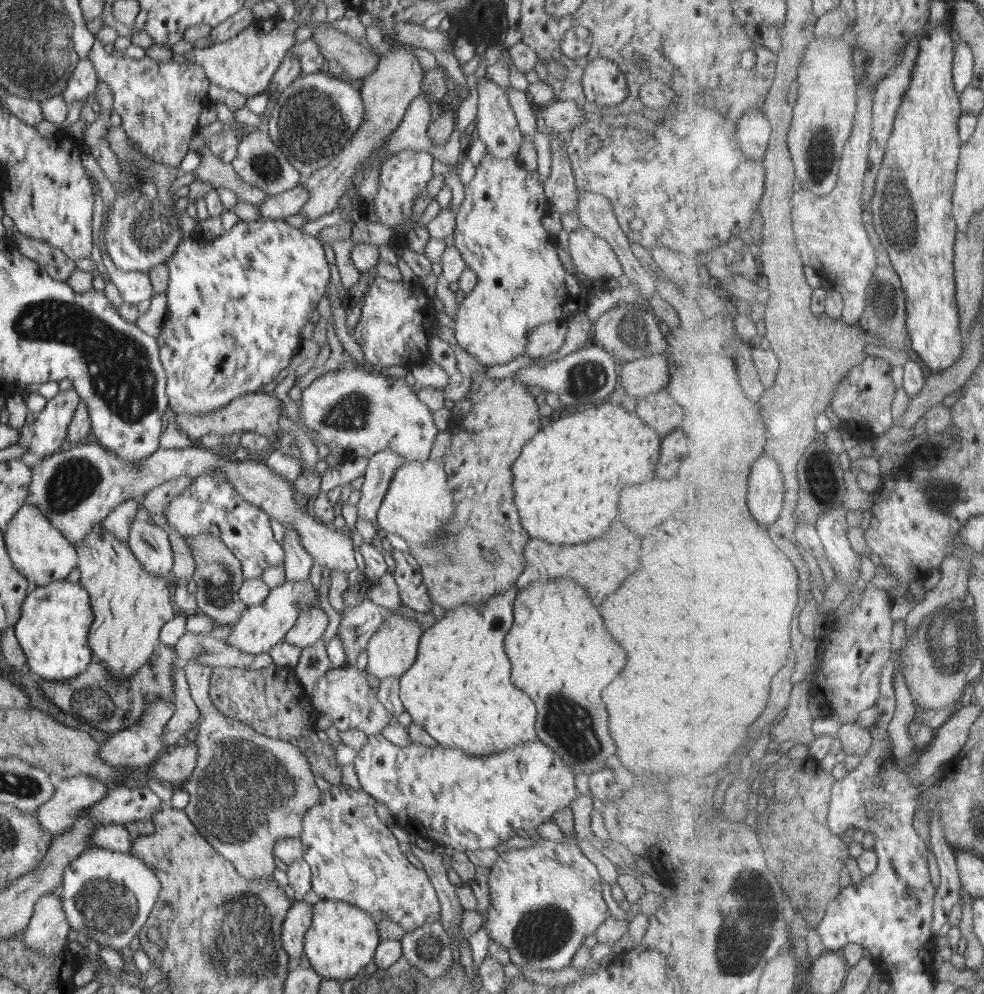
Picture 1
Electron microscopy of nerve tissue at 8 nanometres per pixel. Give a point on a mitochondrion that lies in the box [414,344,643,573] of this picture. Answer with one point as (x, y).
(590, 384)

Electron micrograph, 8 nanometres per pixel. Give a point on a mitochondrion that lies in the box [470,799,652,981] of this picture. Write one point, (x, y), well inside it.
(541, 933)

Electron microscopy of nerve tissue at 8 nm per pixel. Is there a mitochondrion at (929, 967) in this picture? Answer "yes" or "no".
no

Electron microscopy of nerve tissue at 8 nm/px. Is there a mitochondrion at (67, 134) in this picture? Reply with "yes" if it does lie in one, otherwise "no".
no

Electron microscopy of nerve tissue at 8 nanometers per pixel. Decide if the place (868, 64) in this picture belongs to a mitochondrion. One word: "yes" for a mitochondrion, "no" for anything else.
yes

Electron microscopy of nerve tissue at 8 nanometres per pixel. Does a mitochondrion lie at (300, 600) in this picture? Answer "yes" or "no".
yes

